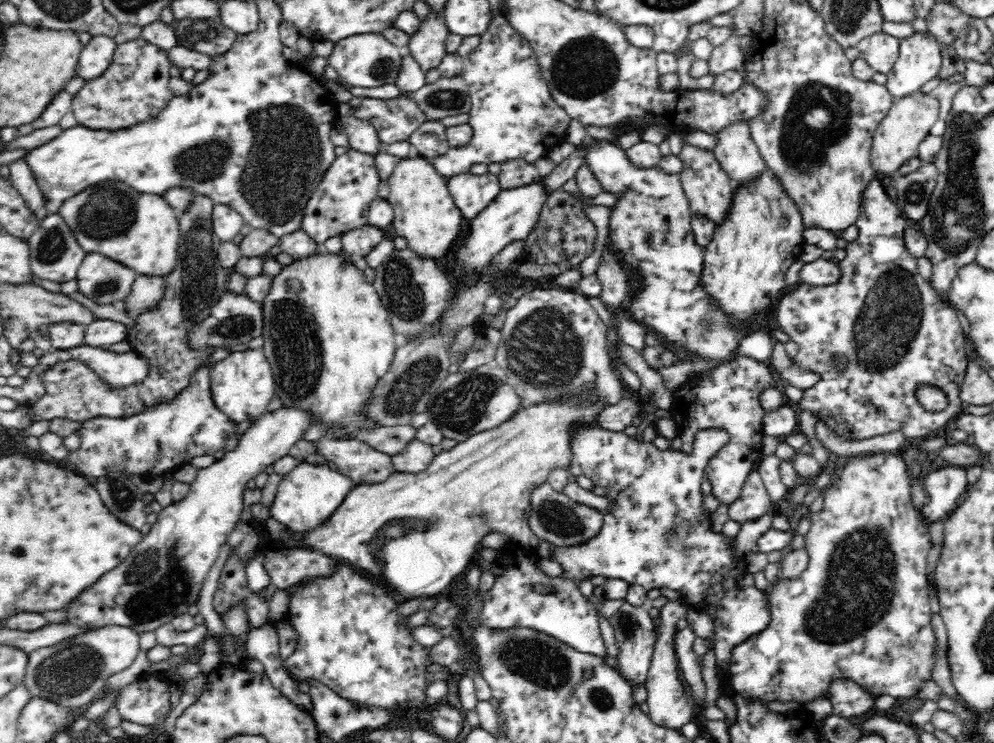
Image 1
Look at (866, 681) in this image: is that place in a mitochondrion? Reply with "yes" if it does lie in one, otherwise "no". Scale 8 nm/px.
no

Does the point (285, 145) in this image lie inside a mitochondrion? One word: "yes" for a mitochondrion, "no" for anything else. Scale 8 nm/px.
yes

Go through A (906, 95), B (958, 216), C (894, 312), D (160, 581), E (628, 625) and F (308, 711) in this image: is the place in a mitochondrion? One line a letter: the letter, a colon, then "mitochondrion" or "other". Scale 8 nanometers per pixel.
A: other
B: mitochondrion
C: mitochondrion
D: mitochondrion
E: mitochondrion
F: other

